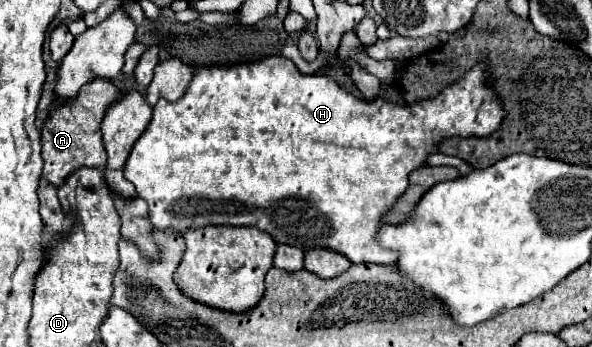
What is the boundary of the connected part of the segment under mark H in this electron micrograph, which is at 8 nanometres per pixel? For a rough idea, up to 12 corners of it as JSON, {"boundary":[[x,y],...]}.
{"boundary":[[284,55],[204,65],[124,175],[154,229],[398,255],[382,213],[504,111],[484,65],[368,103]]}

